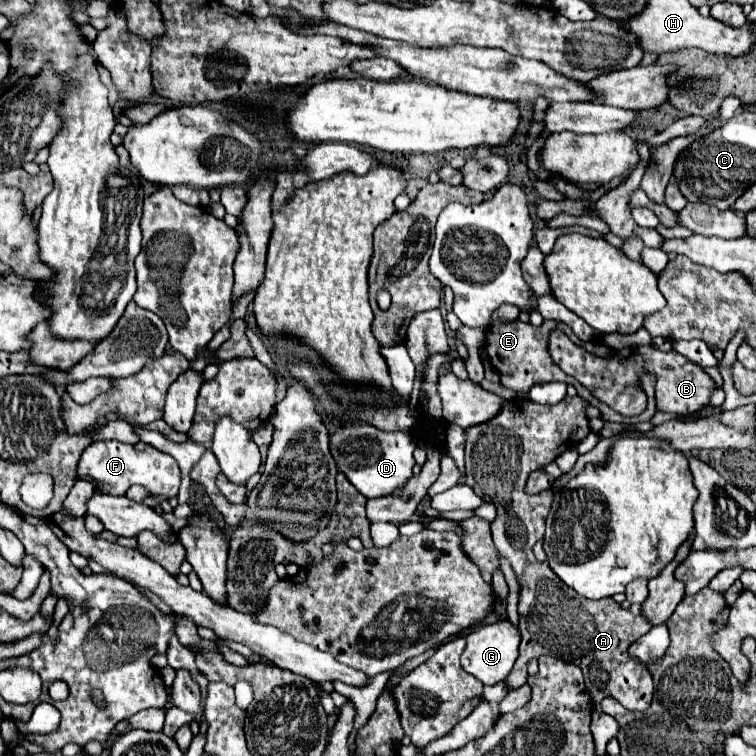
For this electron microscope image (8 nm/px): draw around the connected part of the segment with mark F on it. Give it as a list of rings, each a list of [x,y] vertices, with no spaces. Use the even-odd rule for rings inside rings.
[[[121,441],[91,443],[81,455],[77,475],[79,477],[89,475],[89,477],[97,479],[99,485],[101,485],[101,491],[111,493],[111,495],[125,495],[125,491],[131,485],[139,483],[151,495],[173,499],[173,497],[177,497],[177,491],[179,491],[179,485],[181,485],[181,471],[179,471],[177,461],[171,455],[161,453],[155,447],[151,447],[147,443],[141,443],[141,441],[135,443],[135,445],[127,445],[127,443],[121,443]]]

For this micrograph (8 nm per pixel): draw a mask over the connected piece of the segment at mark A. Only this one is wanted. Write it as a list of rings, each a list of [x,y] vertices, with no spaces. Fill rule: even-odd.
[[[579,395],[565,397],[551,407],[527,399],[503,403],[493,419],[473,425],[465,433],[465,483],[487,503],[497,505],[497,517],[491,525],[495,547],[511,563],[521,585],[521,647],[519,659],[505,679],[509,687],[515,689],[527,683],[527,665],[531,659],[551,655],[581,667],[593,703],[615,697],[627,709],[645,711],[653,697],[653,677],[647,667],[639,667],[639,663],[627,655],[627,647],[645,635],[651,625],[643,617],[635,617],[631,611],[619,607],[613,597],[599,601],[583,599],[551,571],[549,563],[539,563],[533,553],[533,545],[543,539],[553,493],[541,491],[533,497],[525,495],[527,477],[541,465],[555,461],[565,449],[577,447],[579,441],[591,433],[587,407],[589,403]]]

